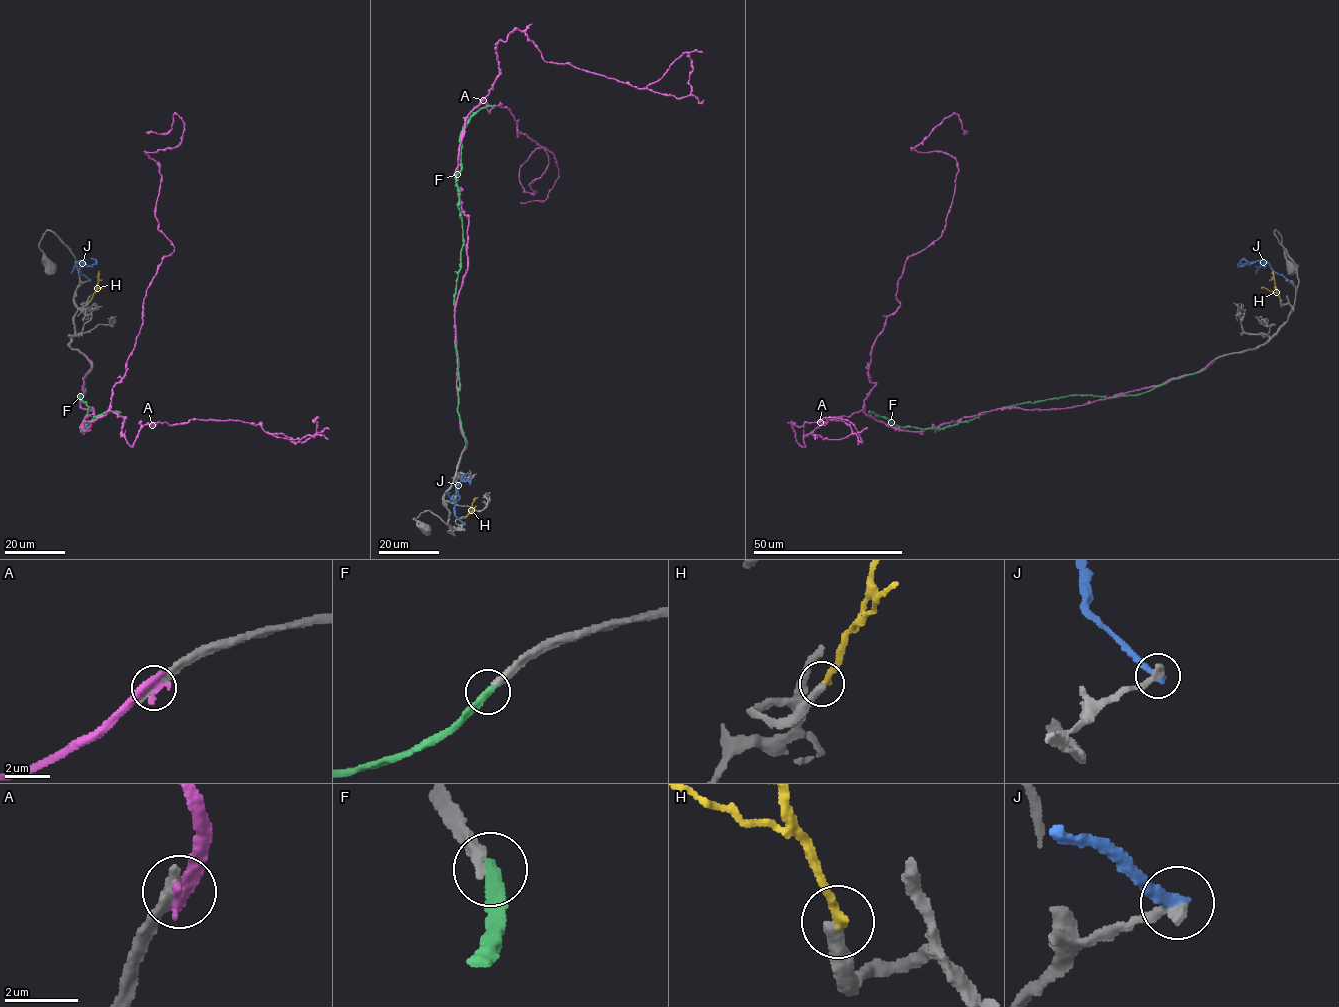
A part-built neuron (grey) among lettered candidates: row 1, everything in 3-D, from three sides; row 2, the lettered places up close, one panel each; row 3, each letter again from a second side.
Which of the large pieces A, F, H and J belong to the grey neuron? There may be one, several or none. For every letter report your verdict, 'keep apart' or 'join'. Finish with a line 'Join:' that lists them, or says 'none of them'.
A: keep apart
F: join
H: keep apart
J: keep apart
Join: F

